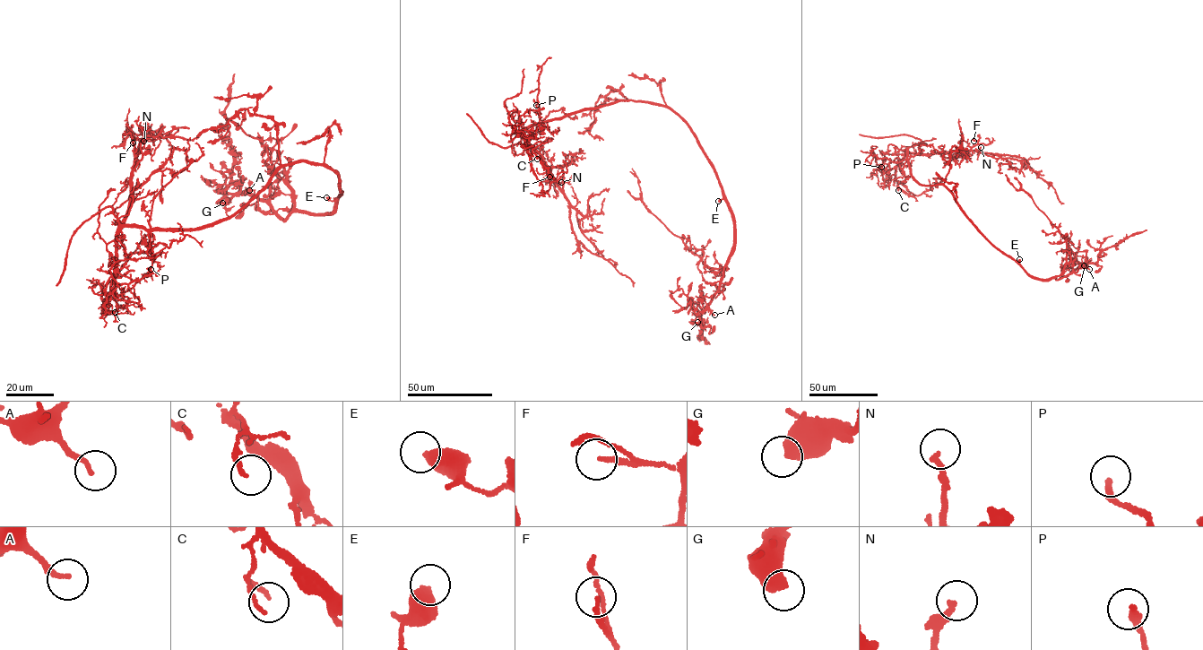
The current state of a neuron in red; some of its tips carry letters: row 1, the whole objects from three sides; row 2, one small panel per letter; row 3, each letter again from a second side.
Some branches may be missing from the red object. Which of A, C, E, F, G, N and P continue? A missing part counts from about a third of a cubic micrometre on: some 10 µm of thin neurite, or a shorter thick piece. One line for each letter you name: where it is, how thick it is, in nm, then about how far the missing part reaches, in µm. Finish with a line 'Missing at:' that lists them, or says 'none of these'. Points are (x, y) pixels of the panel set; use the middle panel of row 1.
A: at (714, 315); 180 nm thick; about 5 µm are missing
E: at (718, 201); 550 nm thick; about 3 µm are missing
P: at (536, 105); 220 nm thick; about 5 µm are missing
Missing at: A, E, P

